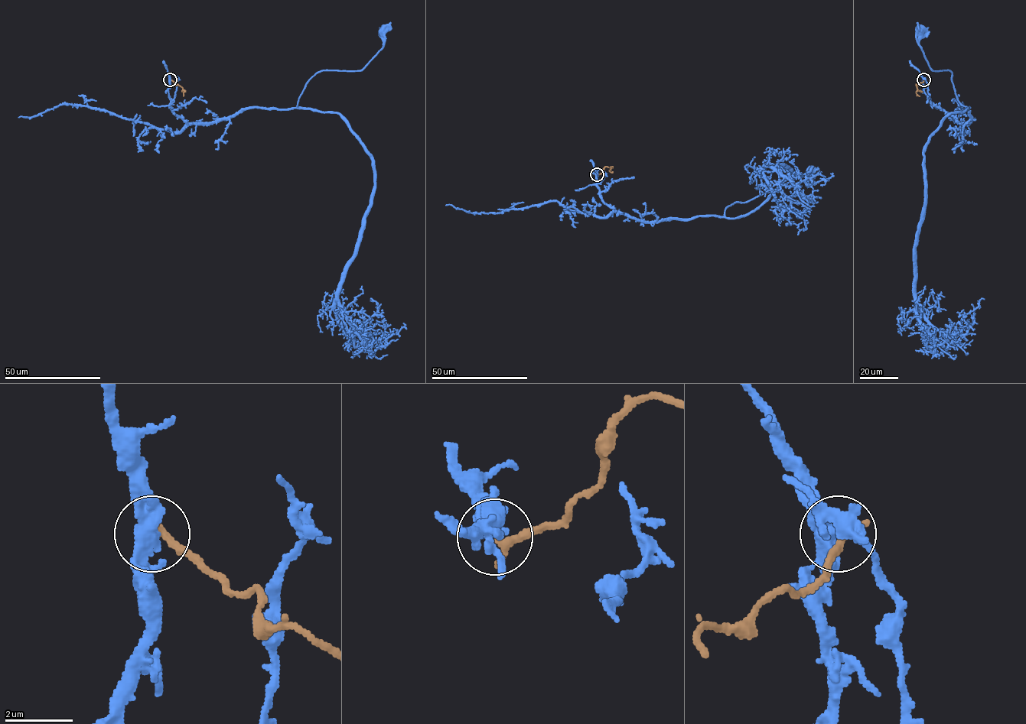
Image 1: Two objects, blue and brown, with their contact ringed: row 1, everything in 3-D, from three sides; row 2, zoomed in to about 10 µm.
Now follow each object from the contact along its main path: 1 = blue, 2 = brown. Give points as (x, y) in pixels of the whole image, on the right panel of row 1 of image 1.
1: (924, 79), (936, 107), (959, 122), (972, 119), (952, 73), (929, 67), (920, 30)
2: (924, 79), (916, 85), (916, 93), (920, 96)

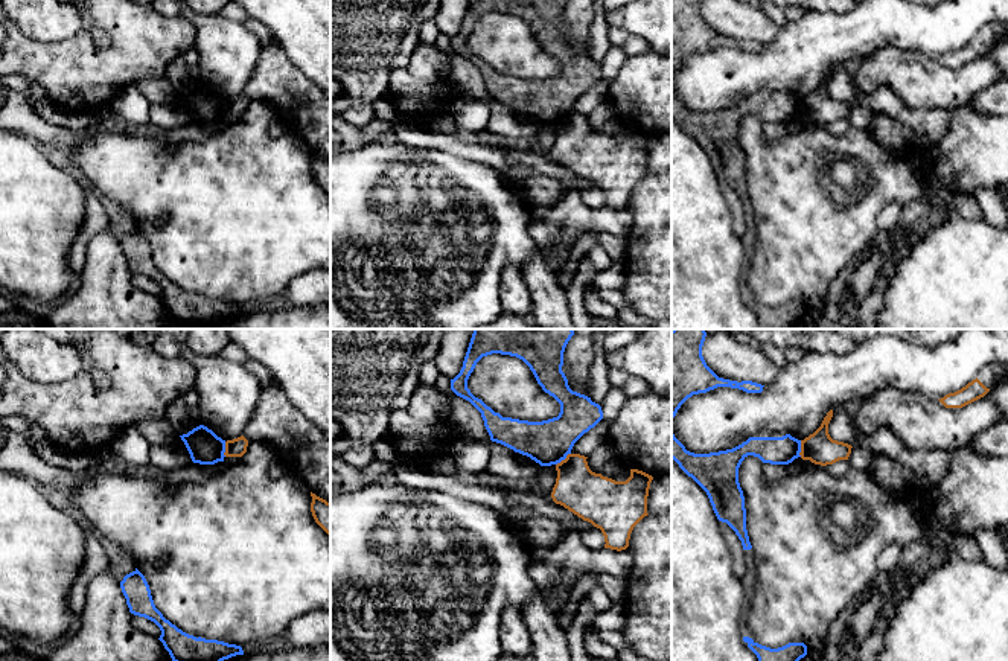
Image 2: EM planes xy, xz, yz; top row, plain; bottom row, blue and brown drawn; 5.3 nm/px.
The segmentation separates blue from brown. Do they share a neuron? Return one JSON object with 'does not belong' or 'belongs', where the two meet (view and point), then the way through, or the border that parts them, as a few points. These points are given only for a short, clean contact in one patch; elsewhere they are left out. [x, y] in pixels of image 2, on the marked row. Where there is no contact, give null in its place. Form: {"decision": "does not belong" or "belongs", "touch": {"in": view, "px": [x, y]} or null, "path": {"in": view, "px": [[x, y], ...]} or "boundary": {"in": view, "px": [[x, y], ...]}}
{"decision": "does not belong", "touch": {"in": "xz", "px": [562, 459]}, "boundary": {"in": "xz", "px": [[570, 453], [556, 465]]}}

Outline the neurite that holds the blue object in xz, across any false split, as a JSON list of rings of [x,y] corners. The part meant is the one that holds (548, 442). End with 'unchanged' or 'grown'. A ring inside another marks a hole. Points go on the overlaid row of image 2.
[[[474,329],[463,367],[451,379],[451,390],[481,413],[492,442],[541,466],[565,460],[574,443],[603,419],[601,407],[573,391],[562,372],[563,352],[573,335],[573,329]],[[492,353],[522,359],[542,390],[560,404],[559,416],[542,422],[502,417],[475,398],[467,388],[467,379],[477,362]]] | unchanged

